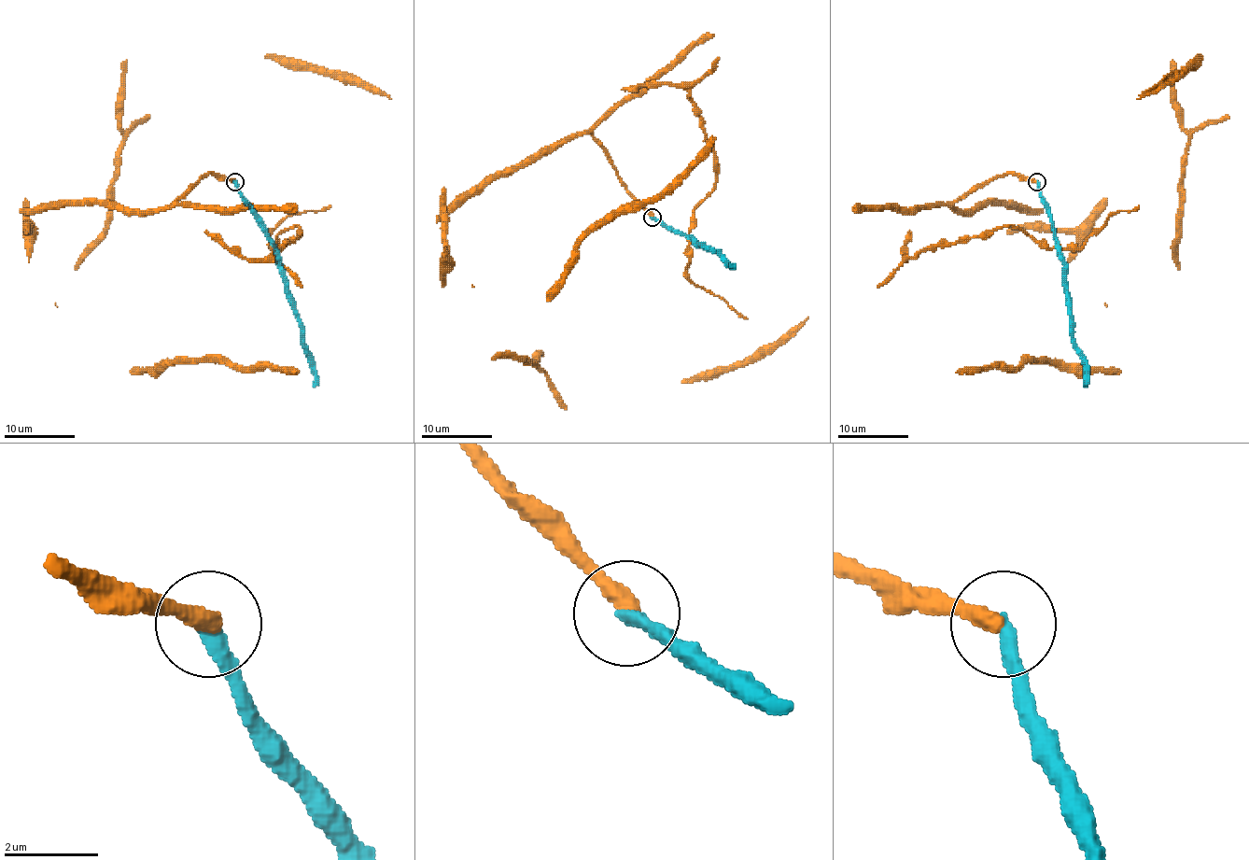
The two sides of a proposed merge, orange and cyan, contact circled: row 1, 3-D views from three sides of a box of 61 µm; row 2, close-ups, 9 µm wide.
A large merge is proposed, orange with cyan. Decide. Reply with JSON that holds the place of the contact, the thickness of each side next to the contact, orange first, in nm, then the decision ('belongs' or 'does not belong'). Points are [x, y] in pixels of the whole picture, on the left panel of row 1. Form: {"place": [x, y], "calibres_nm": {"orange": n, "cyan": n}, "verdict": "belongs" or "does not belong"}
{"place": [235, 182], "calibres_nm": {"orange": 380, "cyan": 360}, "verdict": "does not belong"}

